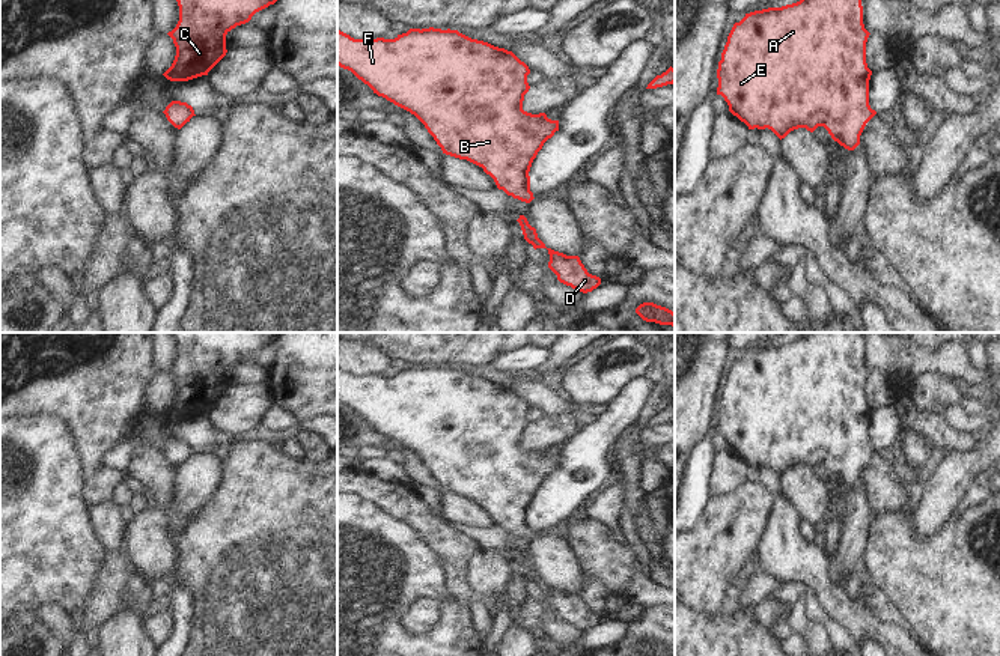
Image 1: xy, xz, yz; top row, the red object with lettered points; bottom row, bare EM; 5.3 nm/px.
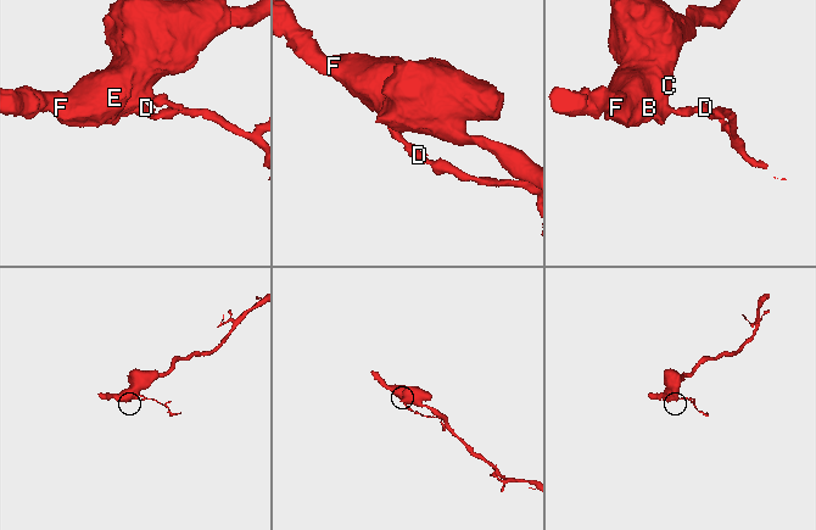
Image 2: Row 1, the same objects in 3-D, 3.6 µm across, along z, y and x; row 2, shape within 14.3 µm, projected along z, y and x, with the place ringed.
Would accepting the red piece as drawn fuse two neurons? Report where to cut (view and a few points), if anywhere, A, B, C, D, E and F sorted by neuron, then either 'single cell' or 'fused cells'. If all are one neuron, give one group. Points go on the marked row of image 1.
cut none; groups A B C D E F; single cell

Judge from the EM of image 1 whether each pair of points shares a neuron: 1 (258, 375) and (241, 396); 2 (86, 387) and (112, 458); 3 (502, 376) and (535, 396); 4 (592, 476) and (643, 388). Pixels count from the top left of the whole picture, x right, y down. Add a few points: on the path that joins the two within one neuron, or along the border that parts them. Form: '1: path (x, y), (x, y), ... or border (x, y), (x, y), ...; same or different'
1: border (267, 381), (237, 382), (228, 387); different
2: border (125, 438), (103, 456), (106, 465); different
3: path (509, 379), (527, 388); same
4: path (592, 455), (592, 444), (625, 410); same

